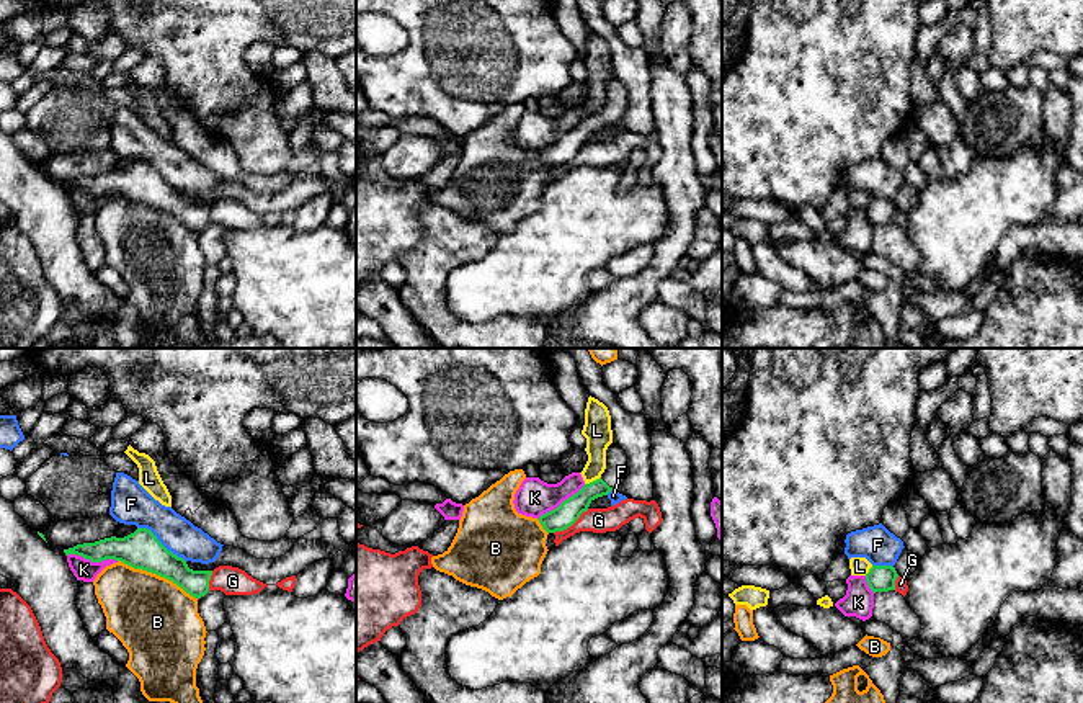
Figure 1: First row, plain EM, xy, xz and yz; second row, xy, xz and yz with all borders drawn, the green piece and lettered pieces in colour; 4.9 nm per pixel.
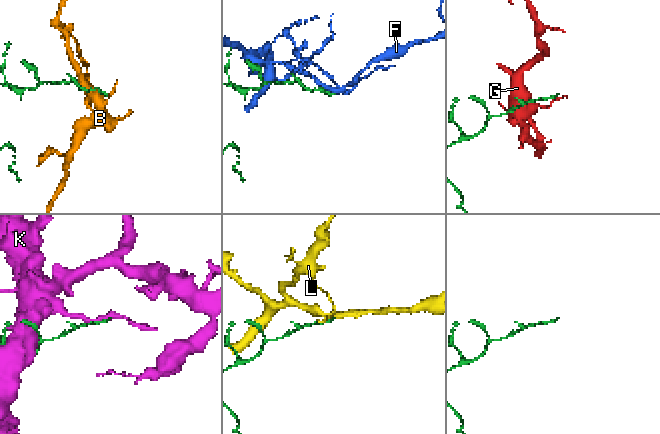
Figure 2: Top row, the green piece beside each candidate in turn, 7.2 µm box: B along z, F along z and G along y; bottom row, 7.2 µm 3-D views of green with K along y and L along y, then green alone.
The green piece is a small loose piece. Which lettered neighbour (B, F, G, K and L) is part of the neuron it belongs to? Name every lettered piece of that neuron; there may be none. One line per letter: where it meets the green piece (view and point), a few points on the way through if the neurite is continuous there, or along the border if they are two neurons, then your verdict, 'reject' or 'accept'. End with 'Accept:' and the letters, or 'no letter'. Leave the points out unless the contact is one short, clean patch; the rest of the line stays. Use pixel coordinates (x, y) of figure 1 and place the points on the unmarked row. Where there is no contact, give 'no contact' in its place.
B: xy (157, 208) | reject
F: xy (160, 177) | reject
G: xz (570, 159) | reject
K: xy (92, 195) | reject
L: xz (593, 115) | reject
Accept: no letter

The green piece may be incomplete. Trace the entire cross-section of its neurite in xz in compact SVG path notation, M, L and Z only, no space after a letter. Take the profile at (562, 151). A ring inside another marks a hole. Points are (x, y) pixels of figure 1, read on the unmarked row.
M611 77L606 83L606 103L599 113L585 118L577 128L564 134L557 142L541 149L537 154L547 167L564 165L572 160L590 137L611 124L616 124L627 108L626 85Z

